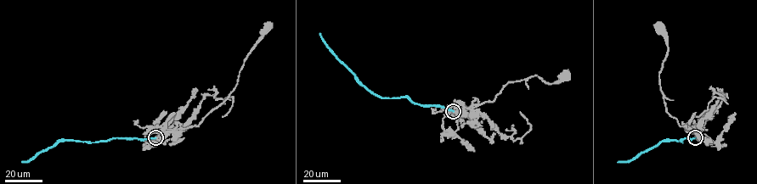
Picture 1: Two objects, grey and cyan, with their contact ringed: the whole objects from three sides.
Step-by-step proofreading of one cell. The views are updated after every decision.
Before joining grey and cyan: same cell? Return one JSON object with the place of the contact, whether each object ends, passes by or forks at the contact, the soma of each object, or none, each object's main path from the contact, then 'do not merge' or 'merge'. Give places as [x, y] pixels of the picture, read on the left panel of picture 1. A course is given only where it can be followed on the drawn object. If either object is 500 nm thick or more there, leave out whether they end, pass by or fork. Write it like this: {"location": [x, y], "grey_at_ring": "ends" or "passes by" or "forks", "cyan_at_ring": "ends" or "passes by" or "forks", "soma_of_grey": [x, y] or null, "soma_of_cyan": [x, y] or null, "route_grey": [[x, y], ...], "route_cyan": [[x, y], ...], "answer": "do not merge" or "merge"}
{"location": [155, 137], "grey_at_ring": "passes by", "cyan_at_ring": "ends", "soma_of_grey": [268, 25], "soma_of_cyan": null, "route_grey": [[155, 137], [166, 135], [162, 132], [198, 126], [202, 119], [228, 97], [237, 81], [244, 60], [268, 24]], "route_cyan": [[155, 138], [113, 138], [94, 142], [60, 140], [28, 161], [21, 162]], "answer": "do not merge"}

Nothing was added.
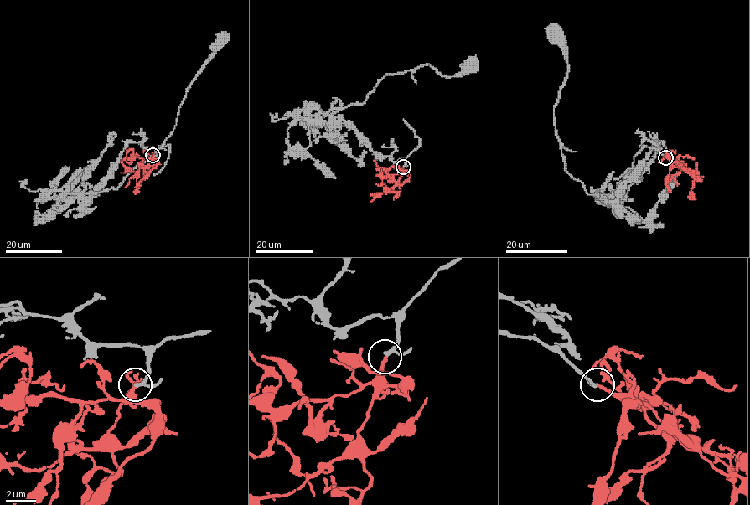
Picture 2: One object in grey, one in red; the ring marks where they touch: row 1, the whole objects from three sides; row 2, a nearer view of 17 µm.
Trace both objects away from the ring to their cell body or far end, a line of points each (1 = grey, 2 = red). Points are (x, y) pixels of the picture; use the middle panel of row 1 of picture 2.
1: (403, 167), (331, 115), (363, 104), (385, 75), (428, 64), (459, 77), (473, 65)
2: (403, 167), (399, 180), (400, 192), (390, 190), (385, 194)

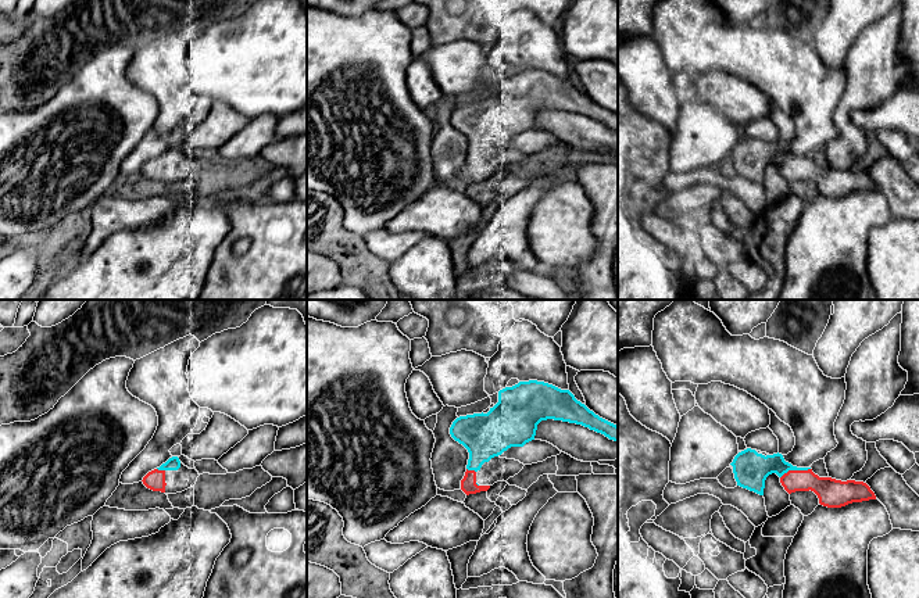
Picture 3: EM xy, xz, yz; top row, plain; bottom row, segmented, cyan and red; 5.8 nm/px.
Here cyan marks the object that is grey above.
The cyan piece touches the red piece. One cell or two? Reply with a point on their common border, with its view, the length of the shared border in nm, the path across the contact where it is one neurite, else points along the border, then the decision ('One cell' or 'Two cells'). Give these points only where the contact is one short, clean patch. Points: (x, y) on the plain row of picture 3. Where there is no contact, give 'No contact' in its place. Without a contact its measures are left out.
Touches cyan at yz (794, 158). Shared border 190 nm. Path across: yz (751, 158), (794, 158), (804, 168), (830, 181). One cell

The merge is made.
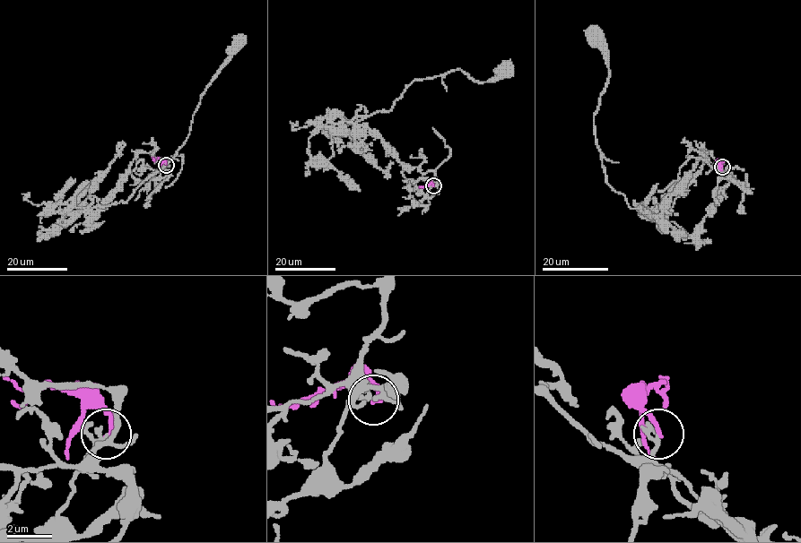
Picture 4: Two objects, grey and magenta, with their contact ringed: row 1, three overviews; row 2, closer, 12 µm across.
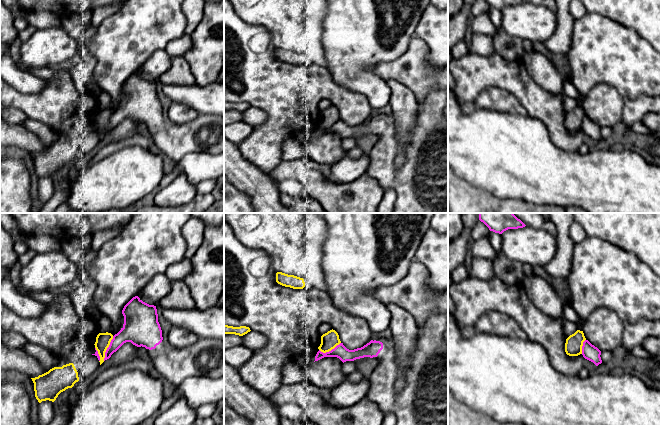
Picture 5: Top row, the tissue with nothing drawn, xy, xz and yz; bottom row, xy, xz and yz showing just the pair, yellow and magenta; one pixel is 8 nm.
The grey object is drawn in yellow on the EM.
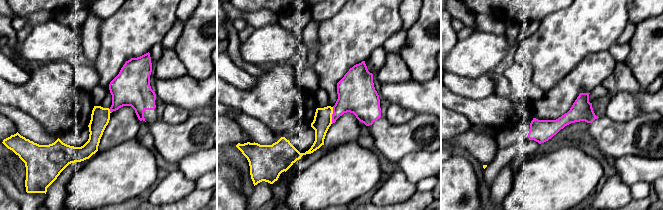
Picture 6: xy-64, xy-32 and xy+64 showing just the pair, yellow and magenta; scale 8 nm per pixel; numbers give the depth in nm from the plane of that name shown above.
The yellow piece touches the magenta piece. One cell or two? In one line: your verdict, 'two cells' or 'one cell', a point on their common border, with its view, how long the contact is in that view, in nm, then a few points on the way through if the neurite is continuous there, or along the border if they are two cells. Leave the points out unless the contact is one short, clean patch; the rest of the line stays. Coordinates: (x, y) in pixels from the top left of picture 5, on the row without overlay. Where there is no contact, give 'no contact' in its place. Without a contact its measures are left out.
two cells; contact xy (107, 123); length 220 nm; border xy (113, 112), (103, 136)

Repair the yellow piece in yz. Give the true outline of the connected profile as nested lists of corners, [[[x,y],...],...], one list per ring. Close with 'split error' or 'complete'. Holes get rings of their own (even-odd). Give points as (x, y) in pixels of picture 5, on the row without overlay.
[[[577,106],[566,115],[565,128],[569,132],[582,130],[583,118],[586,116],[583,107]]]; complete

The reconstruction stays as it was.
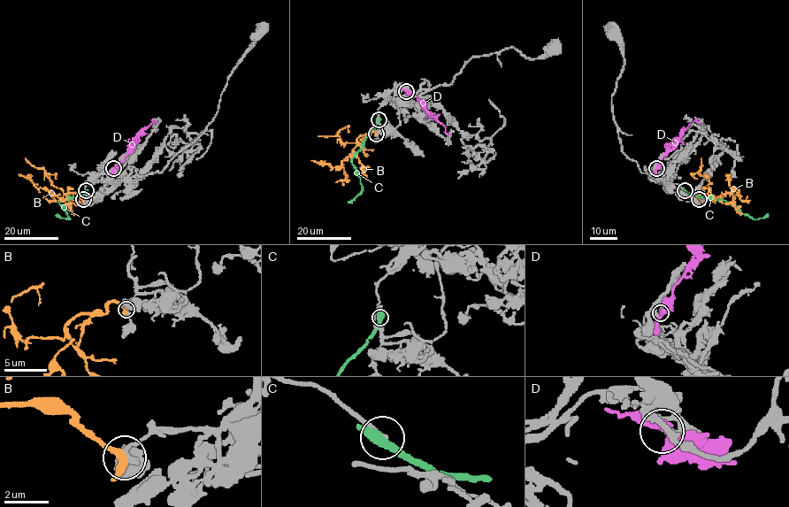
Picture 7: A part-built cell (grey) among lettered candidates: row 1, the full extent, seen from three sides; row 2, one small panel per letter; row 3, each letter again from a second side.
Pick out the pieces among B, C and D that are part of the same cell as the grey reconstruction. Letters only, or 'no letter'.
D

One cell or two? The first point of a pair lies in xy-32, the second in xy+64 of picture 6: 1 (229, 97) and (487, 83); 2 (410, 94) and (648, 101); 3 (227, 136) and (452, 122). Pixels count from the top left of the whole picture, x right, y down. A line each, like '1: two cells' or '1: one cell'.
1: two cells
2: one cell
3: two cells

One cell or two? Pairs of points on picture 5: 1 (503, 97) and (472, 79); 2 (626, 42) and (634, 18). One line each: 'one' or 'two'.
1: two
2: two

